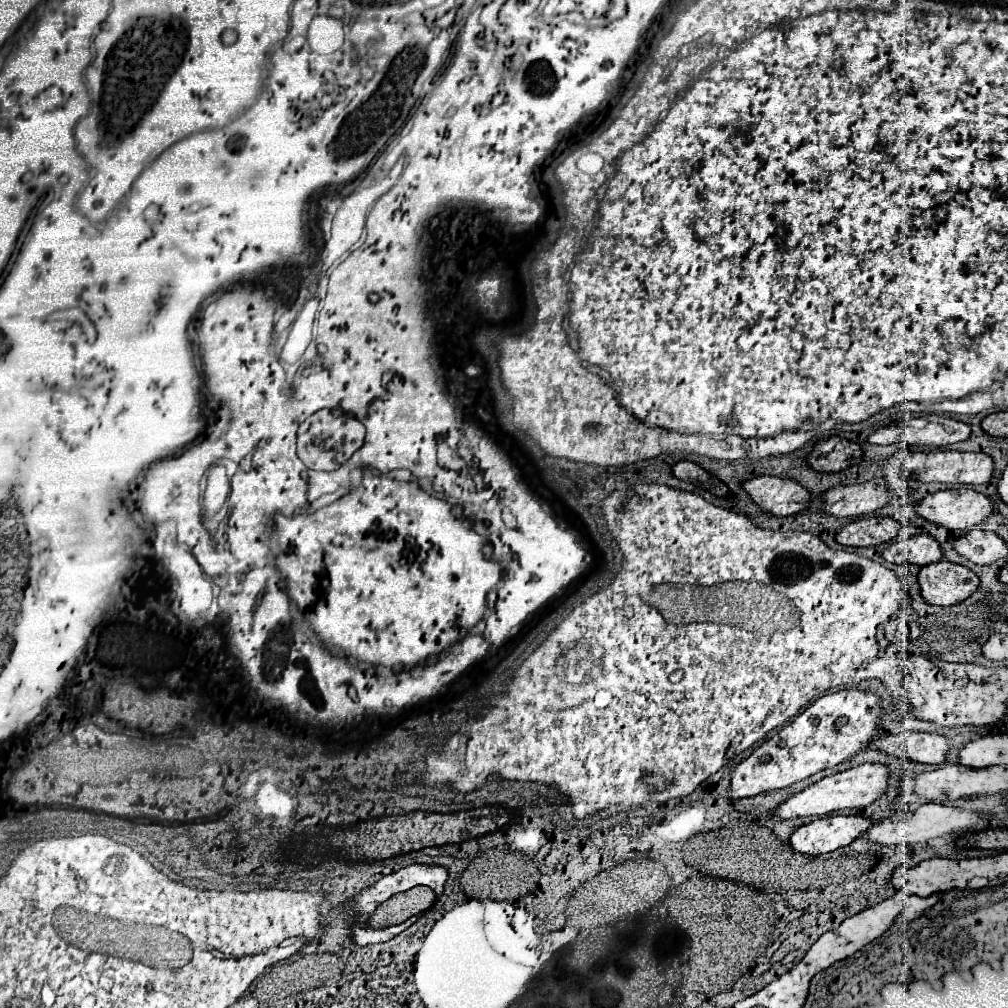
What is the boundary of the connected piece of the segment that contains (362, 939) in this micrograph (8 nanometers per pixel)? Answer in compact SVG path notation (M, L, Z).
M412 917L412 919L408 919L408 921L404 921L396 927L386 927L386 929L366 929L366 927L358 929L358 927L354 927L352 929L352 941L358 947L366 947L366 945L372 945L372 943L384 943L384 941L390 941L392 937L396 937L398 933L402 933L404 929L408 929L414 921L416 919Z

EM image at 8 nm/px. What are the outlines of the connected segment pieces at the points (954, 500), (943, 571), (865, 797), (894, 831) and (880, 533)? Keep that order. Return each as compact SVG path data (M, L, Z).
M944 489L926 495L914 505L914 513L944 529L966 529L982 523L992 513L992 501L972 489Z
M932 563L930 567L920 569L918 585L926 603L948 607L968 599L978 589L980 581L962 565Z
M866 763L866 765L854 767L854 769L846 769L846 771L828 775L828 777L820 779L818 783L814 783L814 785L802 789L800 793L792 795L788 801L780 803L770 813L770 817L776 817L780 821L788 821L788 819L794 819L794 817L812 817L812 815L822 817L822 815L828 815L828 813L838 811L838 809L862 809L862 807L870 805L874 799L878 799L880 793L886 791L888 779L890 779L890 771L888 771L886 765Z
M924 803L914 811L896 811L892 817L876 821L862 837L880 843L880 845L898 845L898 843L924 843L930 839L938 839L942 835L950 835L956 831L968 831L972 827L984 827L984 819L974 811L964 811L958 807L946 807L936 803Z
M864 517L856 519L836 531L836 541L848 547L870 547L894 539L898 523L892 517Z

